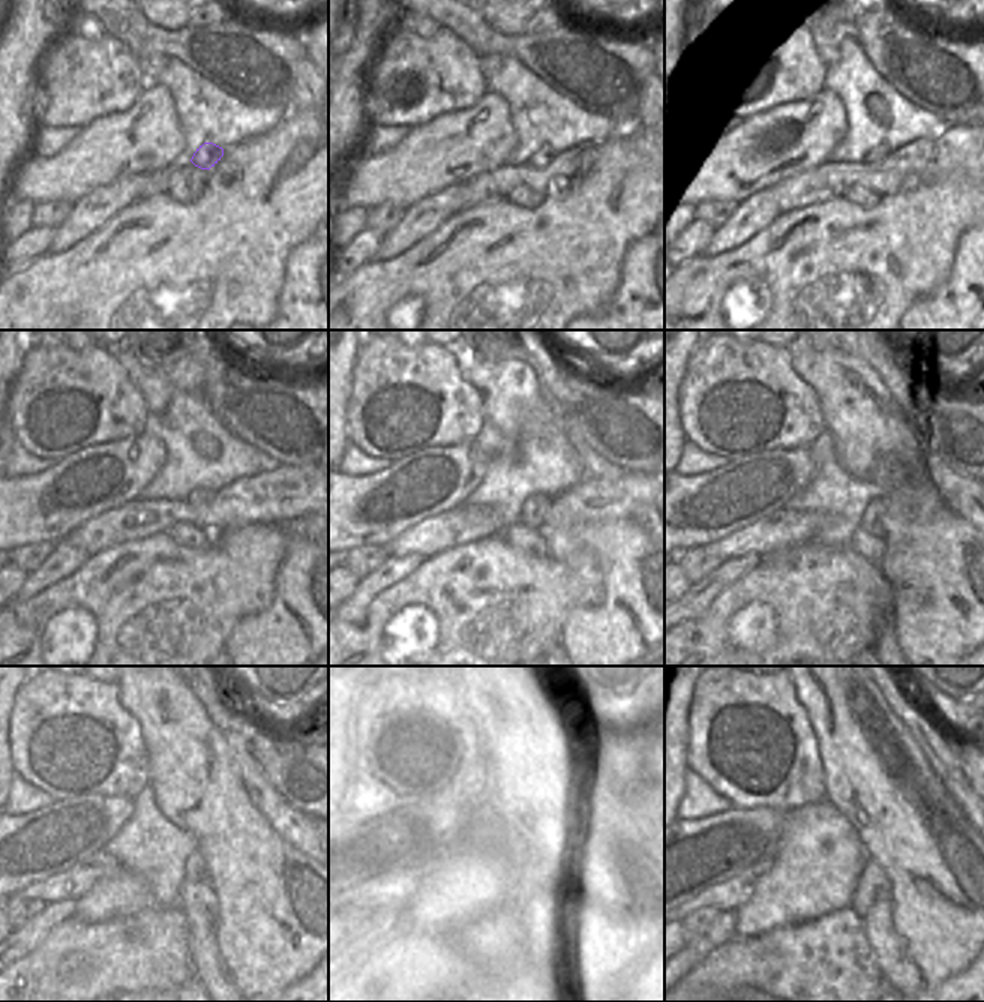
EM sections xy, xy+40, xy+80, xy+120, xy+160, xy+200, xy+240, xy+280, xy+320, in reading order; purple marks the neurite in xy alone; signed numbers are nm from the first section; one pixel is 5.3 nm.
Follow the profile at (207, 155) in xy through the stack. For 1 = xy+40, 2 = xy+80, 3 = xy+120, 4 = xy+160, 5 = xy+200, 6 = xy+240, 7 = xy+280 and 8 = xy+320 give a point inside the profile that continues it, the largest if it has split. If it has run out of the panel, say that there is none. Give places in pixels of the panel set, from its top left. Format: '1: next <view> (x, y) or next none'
1: next xy+40 (542, 156)
2: next xy+80 (878, 155)
3: next xy+120 (200, 495)
4: next xy+160 (536, 506)
5: next xy+200 (873, 519)
6: next xy+240 (195, 869)
7: next xy+280 (531, 879)
8: next xy+320 (872, 887)

